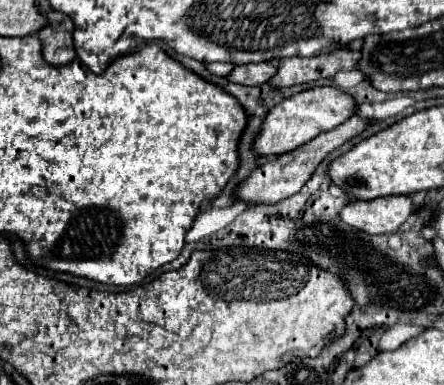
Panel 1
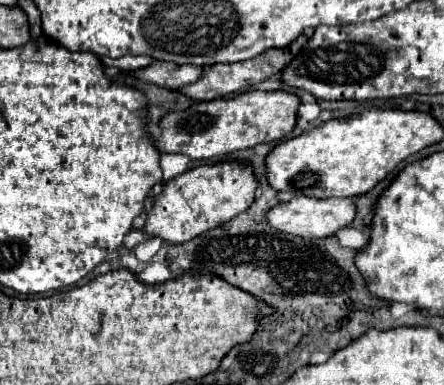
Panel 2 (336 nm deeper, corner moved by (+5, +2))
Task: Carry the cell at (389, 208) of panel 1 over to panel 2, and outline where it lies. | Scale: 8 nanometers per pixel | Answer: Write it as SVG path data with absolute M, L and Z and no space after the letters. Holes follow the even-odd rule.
M293 197L287 203L275 205L267 213L267 221L273 229L285 233L285 235L297 235L305 239L319 239L329 237L337 229L347 227L355 219L355 203L353 199L309 199L309 197Z

